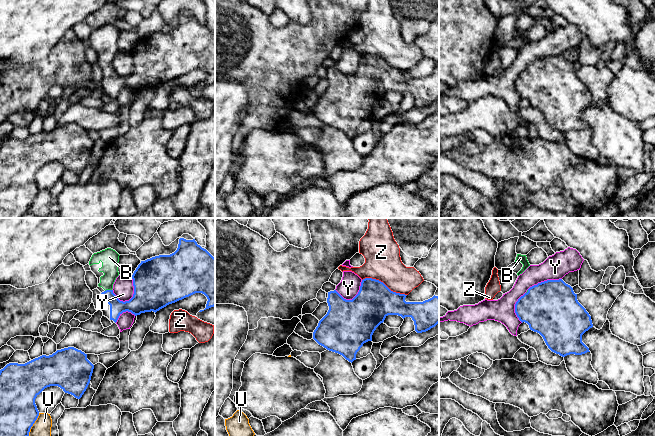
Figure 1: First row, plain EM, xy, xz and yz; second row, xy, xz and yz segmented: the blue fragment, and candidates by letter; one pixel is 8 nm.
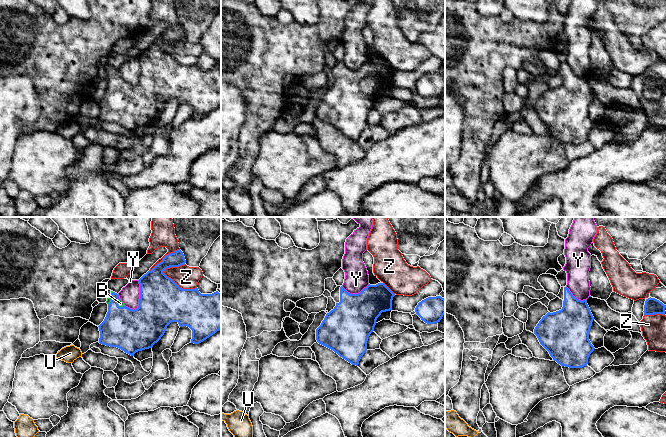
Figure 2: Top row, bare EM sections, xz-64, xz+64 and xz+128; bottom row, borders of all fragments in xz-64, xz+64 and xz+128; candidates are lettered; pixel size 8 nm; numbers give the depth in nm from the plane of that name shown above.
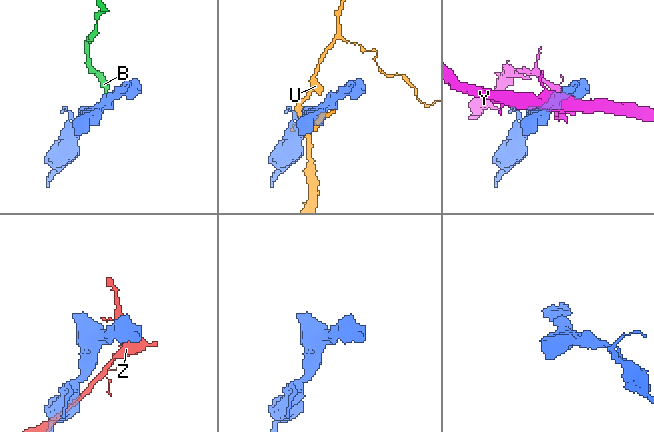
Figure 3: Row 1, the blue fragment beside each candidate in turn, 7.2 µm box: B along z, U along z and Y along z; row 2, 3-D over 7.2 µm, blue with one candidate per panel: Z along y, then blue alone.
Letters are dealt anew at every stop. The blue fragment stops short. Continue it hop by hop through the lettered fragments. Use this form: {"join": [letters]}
{"join": ["B"]}

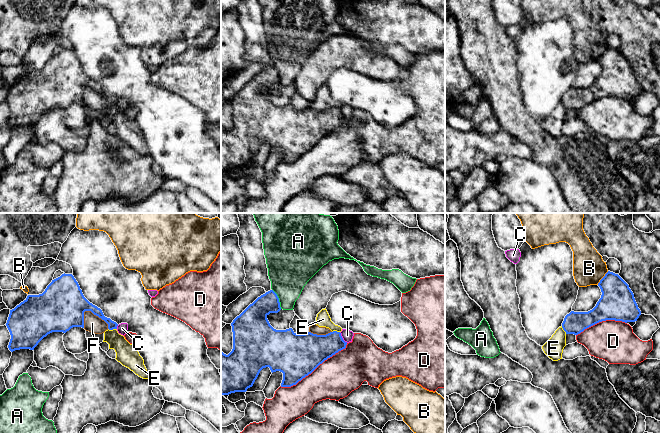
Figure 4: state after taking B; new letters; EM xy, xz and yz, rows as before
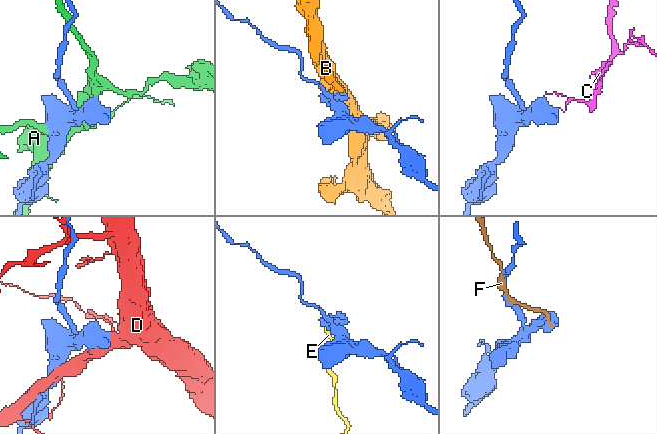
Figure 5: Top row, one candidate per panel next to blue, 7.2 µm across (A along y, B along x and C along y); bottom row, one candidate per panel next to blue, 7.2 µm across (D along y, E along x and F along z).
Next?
{"join": []}

